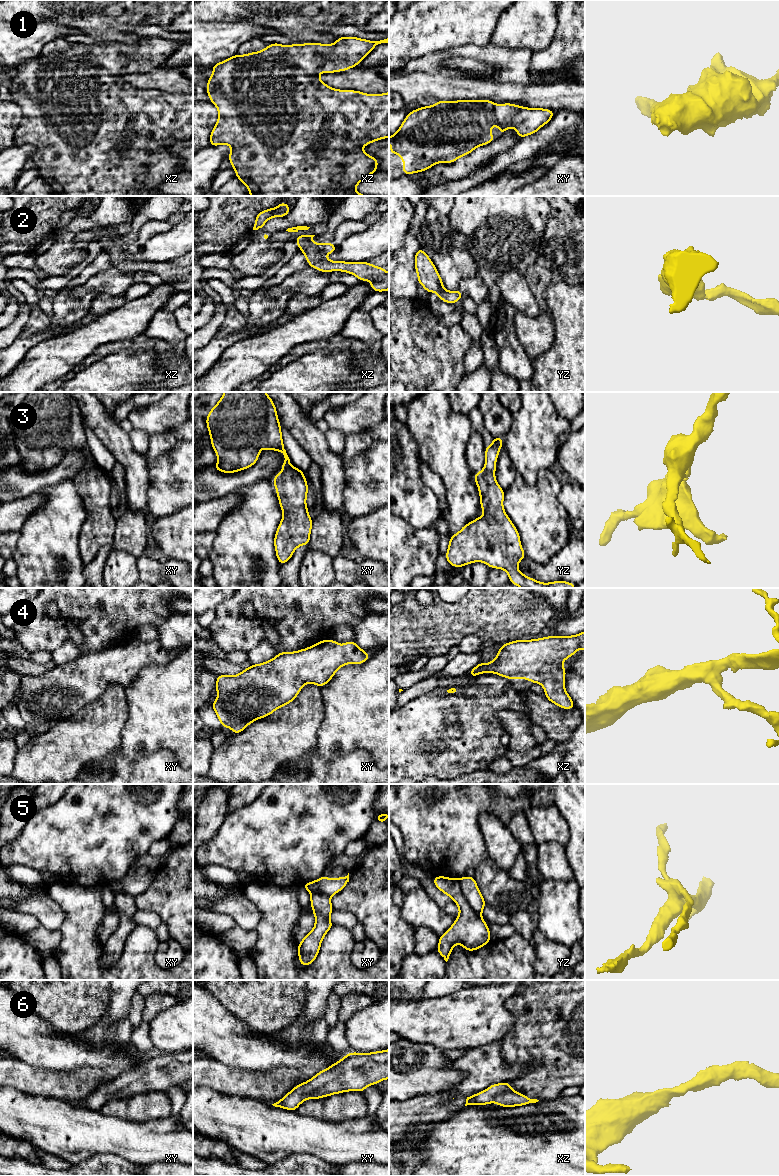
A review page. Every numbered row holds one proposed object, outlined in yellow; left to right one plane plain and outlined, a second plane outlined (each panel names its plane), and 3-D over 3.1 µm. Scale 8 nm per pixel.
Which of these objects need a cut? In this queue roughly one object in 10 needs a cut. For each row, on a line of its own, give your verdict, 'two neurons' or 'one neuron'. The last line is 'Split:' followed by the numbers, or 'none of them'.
1: one neuron
2: one neuron
3: one neuron
4: one neuron
5: two neurons
6: one neuron
Split: 5

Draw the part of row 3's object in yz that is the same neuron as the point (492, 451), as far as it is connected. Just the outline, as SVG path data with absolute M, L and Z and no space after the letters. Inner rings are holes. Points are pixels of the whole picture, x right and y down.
M497 437L493 438L492 444L485 448L484 469L474 474L484 515L464 525L457 534L452 534L445 555L446 560L454 567L463 567L473 562L484 562L489 568L505 570L510 582L521 588L575 588L575 584L566 581L542 583L522 574L517 569L520 561L527 556L523 551L516 527L505 513L503 507L504 490L495 479L495 464L502 446L503 438Z

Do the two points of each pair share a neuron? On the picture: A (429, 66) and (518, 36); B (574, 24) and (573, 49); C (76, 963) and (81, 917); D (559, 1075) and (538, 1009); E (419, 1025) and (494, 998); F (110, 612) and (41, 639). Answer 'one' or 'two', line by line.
A: two
B: one
C: one
D: one
E: one
F: one

